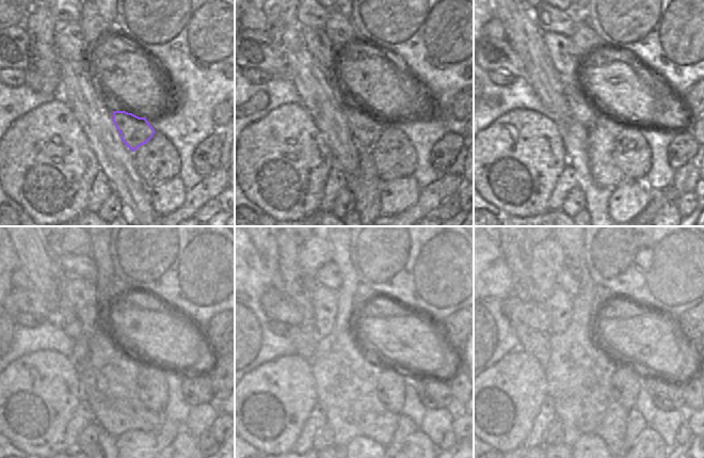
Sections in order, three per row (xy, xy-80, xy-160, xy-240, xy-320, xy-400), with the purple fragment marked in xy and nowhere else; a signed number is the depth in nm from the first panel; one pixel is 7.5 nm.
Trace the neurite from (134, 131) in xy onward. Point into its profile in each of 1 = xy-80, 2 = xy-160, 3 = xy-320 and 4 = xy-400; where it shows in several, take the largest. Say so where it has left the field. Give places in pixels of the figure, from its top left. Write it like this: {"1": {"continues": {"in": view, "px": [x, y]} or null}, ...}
{"1": {"continues": {"in": "xy-80", "px": [366, 129]}}, "2": {"continues": {"in": "xy-160", "px": [580, 110]}}, "3": {"continues": {"in": "xy-320", "px": [291, 281]}}, "4": {"continues": {"in": "xy-400", "px": [516, 248]}}}

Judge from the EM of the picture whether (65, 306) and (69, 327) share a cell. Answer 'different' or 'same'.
same

